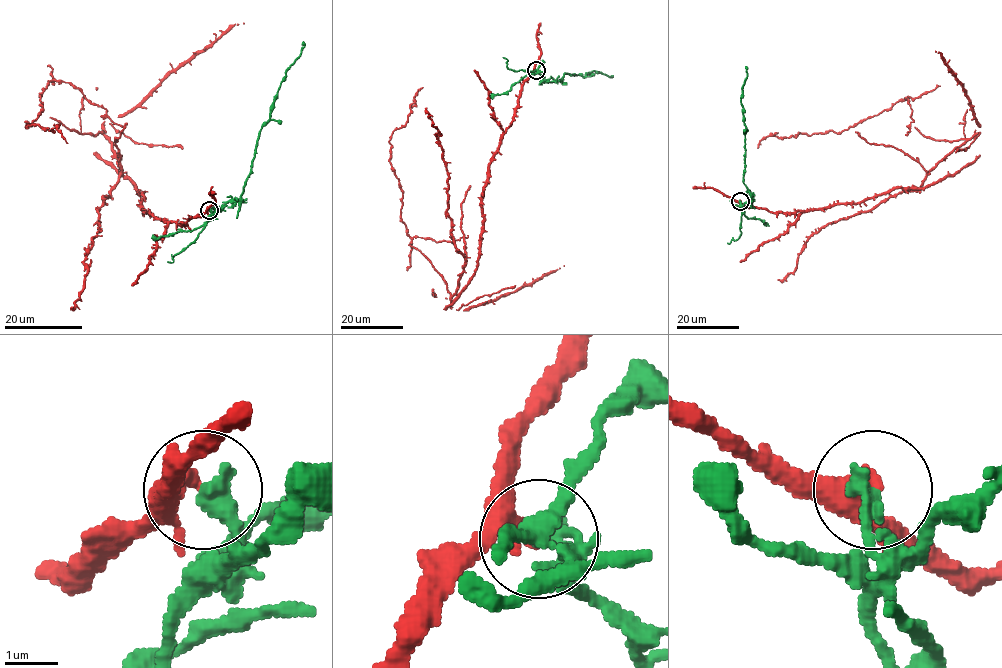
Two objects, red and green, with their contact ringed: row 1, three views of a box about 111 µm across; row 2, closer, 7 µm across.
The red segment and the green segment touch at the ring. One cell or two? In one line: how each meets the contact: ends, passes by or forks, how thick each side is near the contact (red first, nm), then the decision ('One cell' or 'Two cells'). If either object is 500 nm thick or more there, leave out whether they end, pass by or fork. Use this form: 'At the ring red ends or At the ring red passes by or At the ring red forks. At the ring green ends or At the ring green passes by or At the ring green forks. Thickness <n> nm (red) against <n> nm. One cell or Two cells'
At the ring red passes by. At the ring green ends. Thickness 240 nm (red) against 340 nm. Two cells

